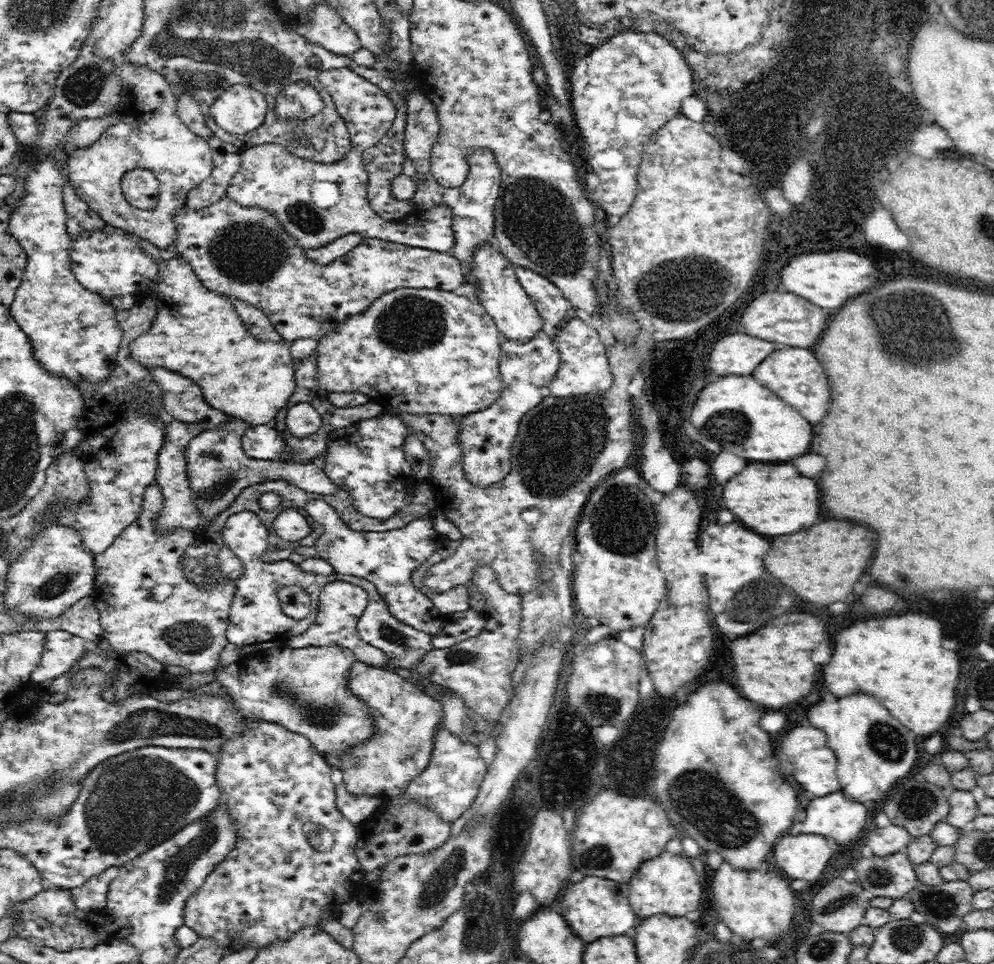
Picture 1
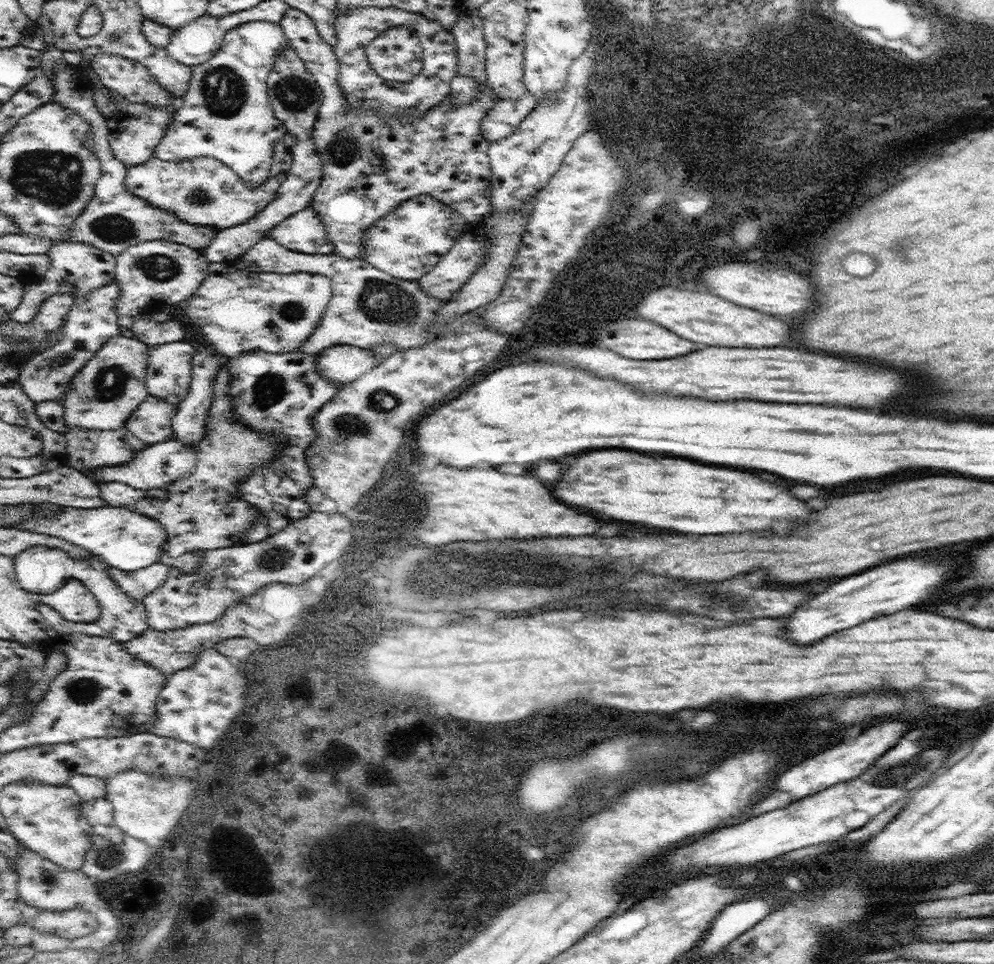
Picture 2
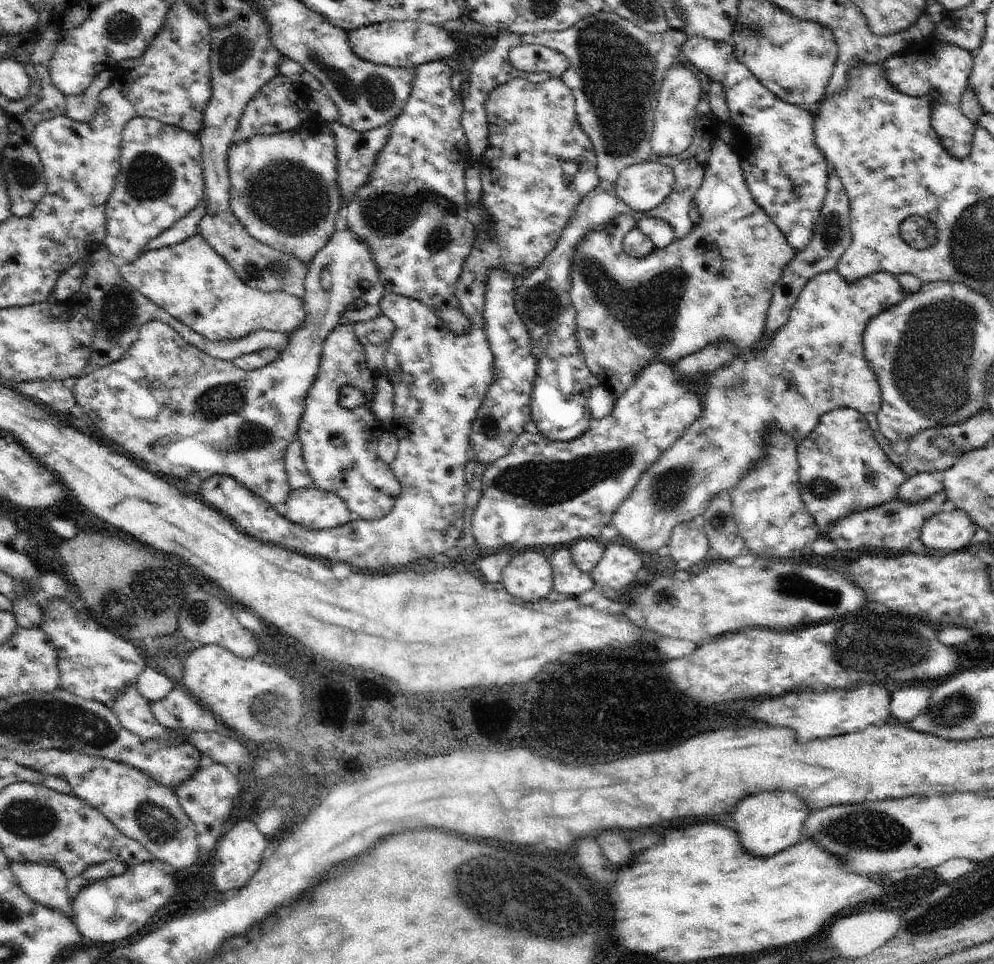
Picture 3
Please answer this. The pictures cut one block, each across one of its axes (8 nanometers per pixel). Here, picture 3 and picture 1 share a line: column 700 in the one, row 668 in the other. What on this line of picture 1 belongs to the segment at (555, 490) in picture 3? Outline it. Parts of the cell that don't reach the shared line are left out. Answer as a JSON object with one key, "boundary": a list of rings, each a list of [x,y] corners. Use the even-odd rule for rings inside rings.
{"boundary":[[[240,512],[240,514],[230,516],[226,520],[224,530],[222,530],[222,538],[244,564],[244,572],[236,580],[236,588],[238,590],[236,590],[236,596],[234,596],[234,602],[232,602],[232,610],[230,610],[230,624],[228,624],[228,642],[230,644],[236,644],[238,648],[254,646],[254,644],[266,644],[266,642],[286,644],[294,636],[304,634],[316,622],[322,588],[326,588],[326,584],[338,580],[338,582],[350,582],[354,586],[360,586],[370,596],[368,608],[366,608],[366,612],[362,614],[362,618],[358,622],[358,632],[360,632],[362,642],[382,650],[388,656],[388,664],[392,668],[406,668],[416,678],[418,662],[426,656],[426,652],[434,650],[430,634],[420,632],[416,628],[410,628],[408,624],[402,624],[400,620],[396,620],[390,614],[386,602],[380,598],[380,594],[378,594],[378,590],[376,590],[376,586],[372,582],[360,580],[356,576],[342,576],[342,574],[324,576],[324,574],[302,572],[300,564],[290,562],[290,560],[268,564],[266,558],[264,558],[264,552],[268,550],[268,530],[266,530],[264,522],[254,512]],[[292,586],[298,586],[298,588],[306,590],[306,594],[312,598],[312,610],[310,610],[308,618],[294,620],[294,618],[288,618],[282,612],[282,606],[280,606],[280,600],[278,600],[278,592],[282,588],[292,588]]]}

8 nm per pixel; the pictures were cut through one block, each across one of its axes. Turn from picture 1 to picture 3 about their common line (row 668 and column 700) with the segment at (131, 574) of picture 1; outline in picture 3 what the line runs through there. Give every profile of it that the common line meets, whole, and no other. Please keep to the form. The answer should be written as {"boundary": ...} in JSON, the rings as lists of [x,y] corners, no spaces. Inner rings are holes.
{"boundary":[[[711,136],[707,142],[709,148],[709,158],[705,162],[705,166],[701,166],[705,170],[701,188],[697,190],[693,202],[699,210],[699,224],[693,226],[693,230],[689,230],[689,234],[685,234],[685,238],[671,242],[665,250],[661,250],[655,256],[647,256],[643,260],[631,258],[625,254],[623,250],[623,238],[637,228],[637,222],[631,216],[619,216],[615,218],[609,226],[605,226],[601,232],[593,232],[589,234],[589,238],[585,238],[579,246],[577,252],[573,256],[573,272],[571,272],[571,284],[573,288],[569,290],[571,296],[571,304],[577,310],[577,340],[579,340],[579,348],[585,354],[585,364],[589,368],[589,372],[597,378],[599,386],[603,386],[611,398],[617,402],[619,396],[625,394],[625,390],[629,390],[629,386],[635,382],[635,378],[649,366],[649,364],[667,364],[667,366],[675,366],[677,362],[681,362],[683,358],[697,354],[699,350],[703,350],[705,346],[709,346],[709,342],[717,342],[717,340],[733,340],[737,342],[737,346],[741,350],[749,350],[749,346],[753,342],[759,342],[763,332],[765,332],[765,322],[767,322],[767,308],[771,304],[771,296],[773,296],[773,288],[777,286],[777,282],[783,276],[785,266],[789,266],[789,262],[797,256],[797,252],[787,244],[785,236],[781,234],[781,230],[771,222],[771,218],[765,214],[765,210],[753,200],[749,186],[745,184],[745,174],[741,170],[741,160],[737,156],[737,150],[733,150],[731,146],[727,146],[725,142],[721,142],[717,136]]]}

